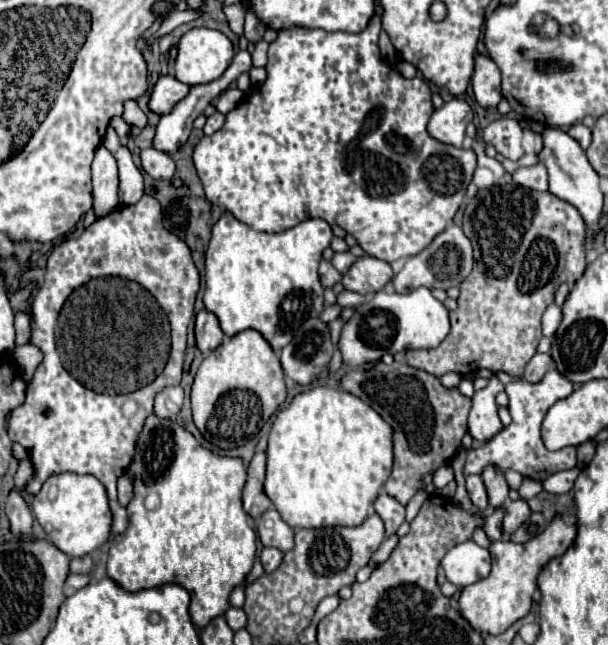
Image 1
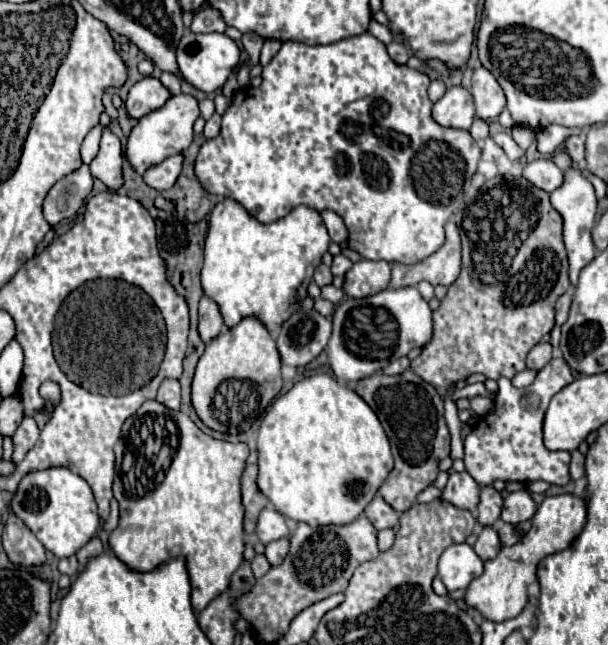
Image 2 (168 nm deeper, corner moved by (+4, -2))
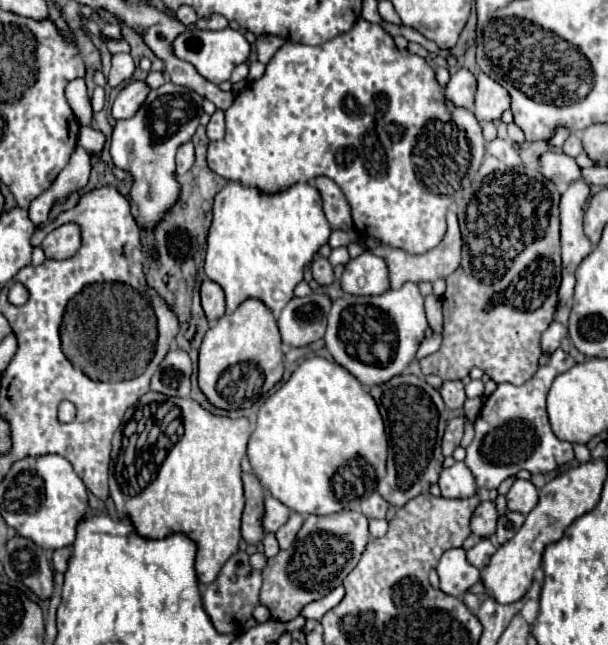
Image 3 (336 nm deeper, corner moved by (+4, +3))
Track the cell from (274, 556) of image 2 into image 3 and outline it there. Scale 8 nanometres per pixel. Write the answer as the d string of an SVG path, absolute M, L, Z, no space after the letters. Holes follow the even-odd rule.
M292 513L290 519L288 519L288 523L282 525L282 527L276 531L276 539L278 539L278 543L280 543L280 549L288 549L288 547L290 547L290 543L296 539L296 533L298 533L300 527L302 527L302 521L304 521L304 517L302 517L300 513Z

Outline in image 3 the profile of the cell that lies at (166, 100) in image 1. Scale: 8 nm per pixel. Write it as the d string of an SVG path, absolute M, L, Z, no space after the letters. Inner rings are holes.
M132 81L128 83L112 103L112 117L114 119L130 119L138 107L144 103L146 95L150 93L150 87L144 81Z

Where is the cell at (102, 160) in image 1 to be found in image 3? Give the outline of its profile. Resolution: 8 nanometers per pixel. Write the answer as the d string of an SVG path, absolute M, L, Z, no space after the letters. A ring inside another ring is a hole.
M74 79L66 85L66 101L70 103L70 109L80 119L80 123L88 125L92 119L92 107L84 79Z

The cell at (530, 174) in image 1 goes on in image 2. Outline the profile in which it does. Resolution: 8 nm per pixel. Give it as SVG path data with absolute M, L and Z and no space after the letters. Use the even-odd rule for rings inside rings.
M540 158L526 164L522 176L546 192L552 192L562 184L562 170L548 158Z

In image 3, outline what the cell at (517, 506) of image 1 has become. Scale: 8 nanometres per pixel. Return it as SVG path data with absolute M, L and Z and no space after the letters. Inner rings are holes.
M516 479L514 485L510 487L508 495L508 509L510 511L518 511L518 513L530 513L536 503L538 503L538 491L536 487L532 485L532 481L522 481L522 479Z

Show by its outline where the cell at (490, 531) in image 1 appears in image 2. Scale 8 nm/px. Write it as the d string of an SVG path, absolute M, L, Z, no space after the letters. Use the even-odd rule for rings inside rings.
M484 526L476 544L474 544L474 550L476 554L482 558L482 560L490 560L494 558L498 552L500 552L502 544L500 544L500 536L498 536L498 530L494 526Z

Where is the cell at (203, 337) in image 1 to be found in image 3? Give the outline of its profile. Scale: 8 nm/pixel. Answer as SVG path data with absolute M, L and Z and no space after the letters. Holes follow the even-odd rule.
M206 279L202 283L202 307L208 317L208 321L220 319L226 313L226 303L224 303L224 291L218 283Z

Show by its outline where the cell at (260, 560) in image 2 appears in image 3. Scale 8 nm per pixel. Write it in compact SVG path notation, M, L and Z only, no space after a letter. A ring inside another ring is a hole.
M268 533L268 535L264 537L262 545L264 545L264 555L266 555L266 557L274 557L274 555L280 551L278 541L276 541L276 535L274 535L274 533Z

